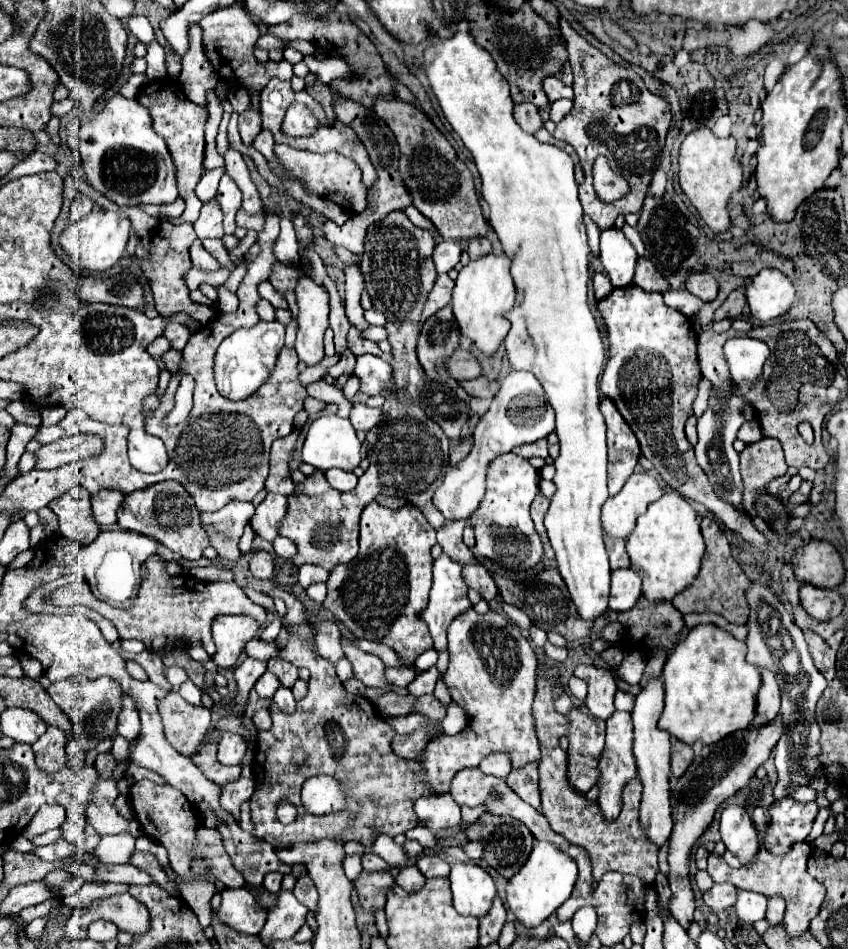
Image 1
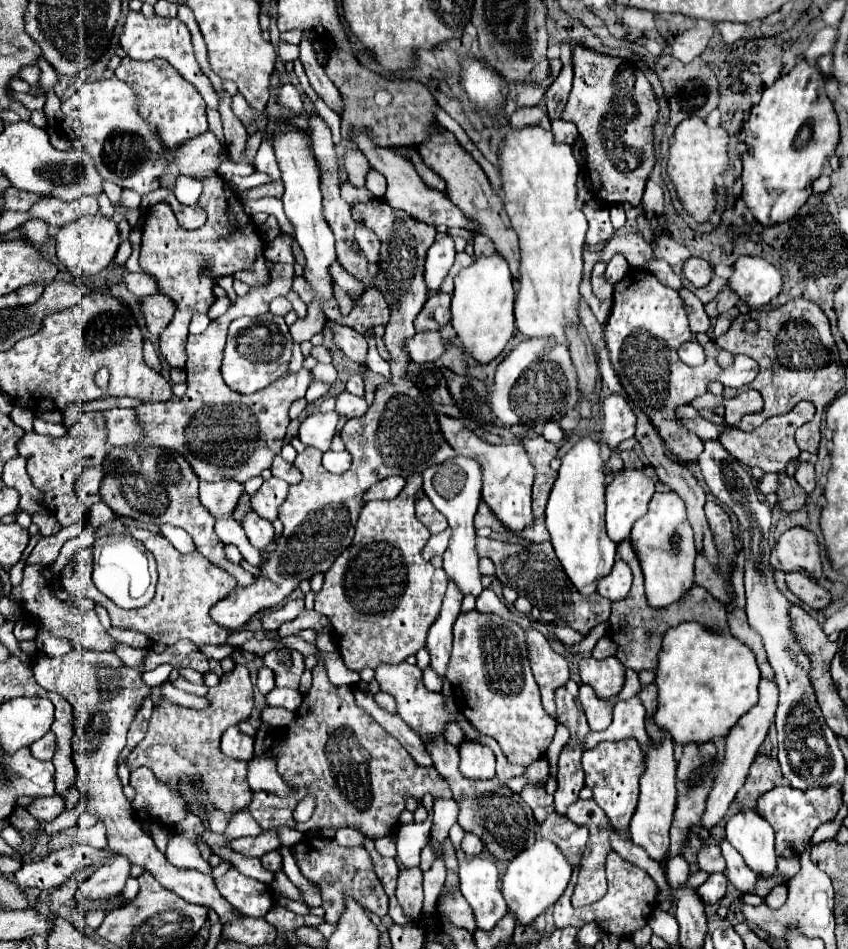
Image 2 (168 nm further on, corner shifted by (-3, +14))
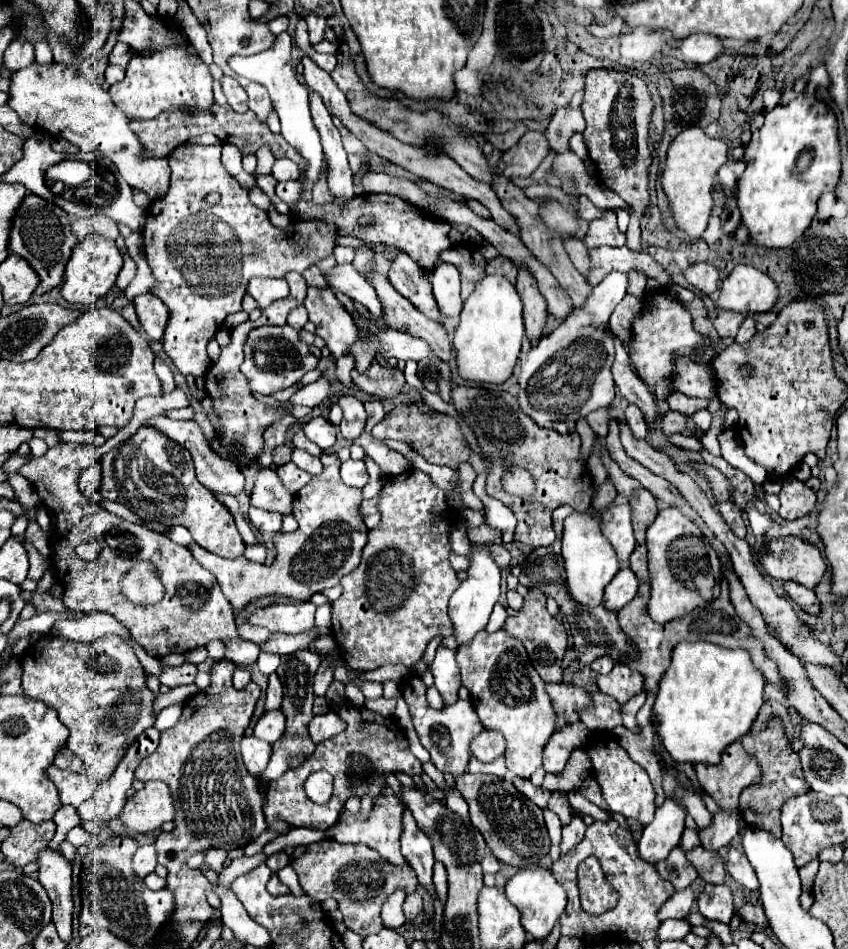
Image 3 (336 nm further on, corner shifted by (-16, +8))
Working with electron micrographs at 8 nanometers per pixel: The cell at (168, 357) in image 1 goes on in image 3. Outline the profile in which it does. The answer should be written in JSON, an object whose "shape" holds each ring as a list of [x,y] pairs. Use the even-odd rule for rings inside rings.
{"shape":[[[184,143],[168,157],[170,163],[170,189],[164,197],[154,199],[146,209],[146,223],[142,231],[144,251],[156,285],[152,295],[156,295],[170,311],[168,327],[164,331],[164,353],[172,359],[182,375],[200,377],[210,367],[206,355],[206,345],[214,339],[216,331],[230,313],[242,309],[242,297],[246,293],[248,281],[252,277],[284,277],[288,271],[302,273],[304,269],[316,265],[320,259],[332,255],[336,247],[336,225],[320,223],[316,219],[292,219],[286,227],[274,227],[268,213],[258,209],[248,199],[248,189],[244,189],[222,165],[220,161],[222,145],[192,145]],[[208,193],[220,193],[220,203],[208,205]]]}

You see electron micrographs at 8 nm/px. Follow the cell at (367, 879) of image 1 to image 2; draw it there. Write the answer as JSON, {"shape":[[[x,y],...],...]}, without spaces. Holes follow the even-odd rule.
{"shape":[[[305,837],[301,843],[297,843],[291,849],[301,873],[317,883],[323,891],[323,909],[325,909],[325,921],[329,923],[337,923],[339,915],[341,915],[341,907],[343,907],[343,895],[349,893],[357,903],[361,903],[363,907],[367,907],[369,911],[373,911],[375,915],[383,917],[387,913],[387,905],[389,905],[389,897],[385,895],[381,881],[377,879],[375,871],[373,871],[373,863],[371,857],[367,853],[365,847],[355,847],[355,849],[347,849],[347,847],[339,847],[335,843],[335,839],[327,839],[327,837]]]}

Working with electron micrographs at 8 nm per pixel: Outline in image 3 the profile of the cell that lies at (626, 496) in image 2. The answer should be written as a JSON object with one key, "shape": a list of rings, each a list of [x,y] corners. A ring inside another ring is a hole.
{"shape":[[[610,505],[602,519],[600,519],[600,529],[604,531],[606,539],[612,543],[620,563],[628,563],[628,557],[634,551],[634,531],[632,531],[632,521],[630,521],[630,505]]]}

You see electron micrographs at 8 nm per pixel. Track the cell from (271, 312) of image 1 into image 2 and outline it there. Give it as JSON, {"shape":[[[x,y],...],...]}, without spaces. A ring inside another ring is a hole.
{"shape":[[[277,297],[271,301],[271,313],[273,315],[287,315],[291,311],[291,303],[285,297]]]}

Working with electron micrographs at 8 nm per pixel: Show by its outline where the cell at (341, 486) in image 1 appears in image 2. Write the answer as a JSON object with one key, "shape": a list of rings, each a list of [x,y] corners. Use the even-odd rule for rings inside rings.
{"shape":[[[327,451],[323,455],[323,467],[331,473],[345,473],[351,467],[351,455],[347,451],[343,451],[343,453]]]}

